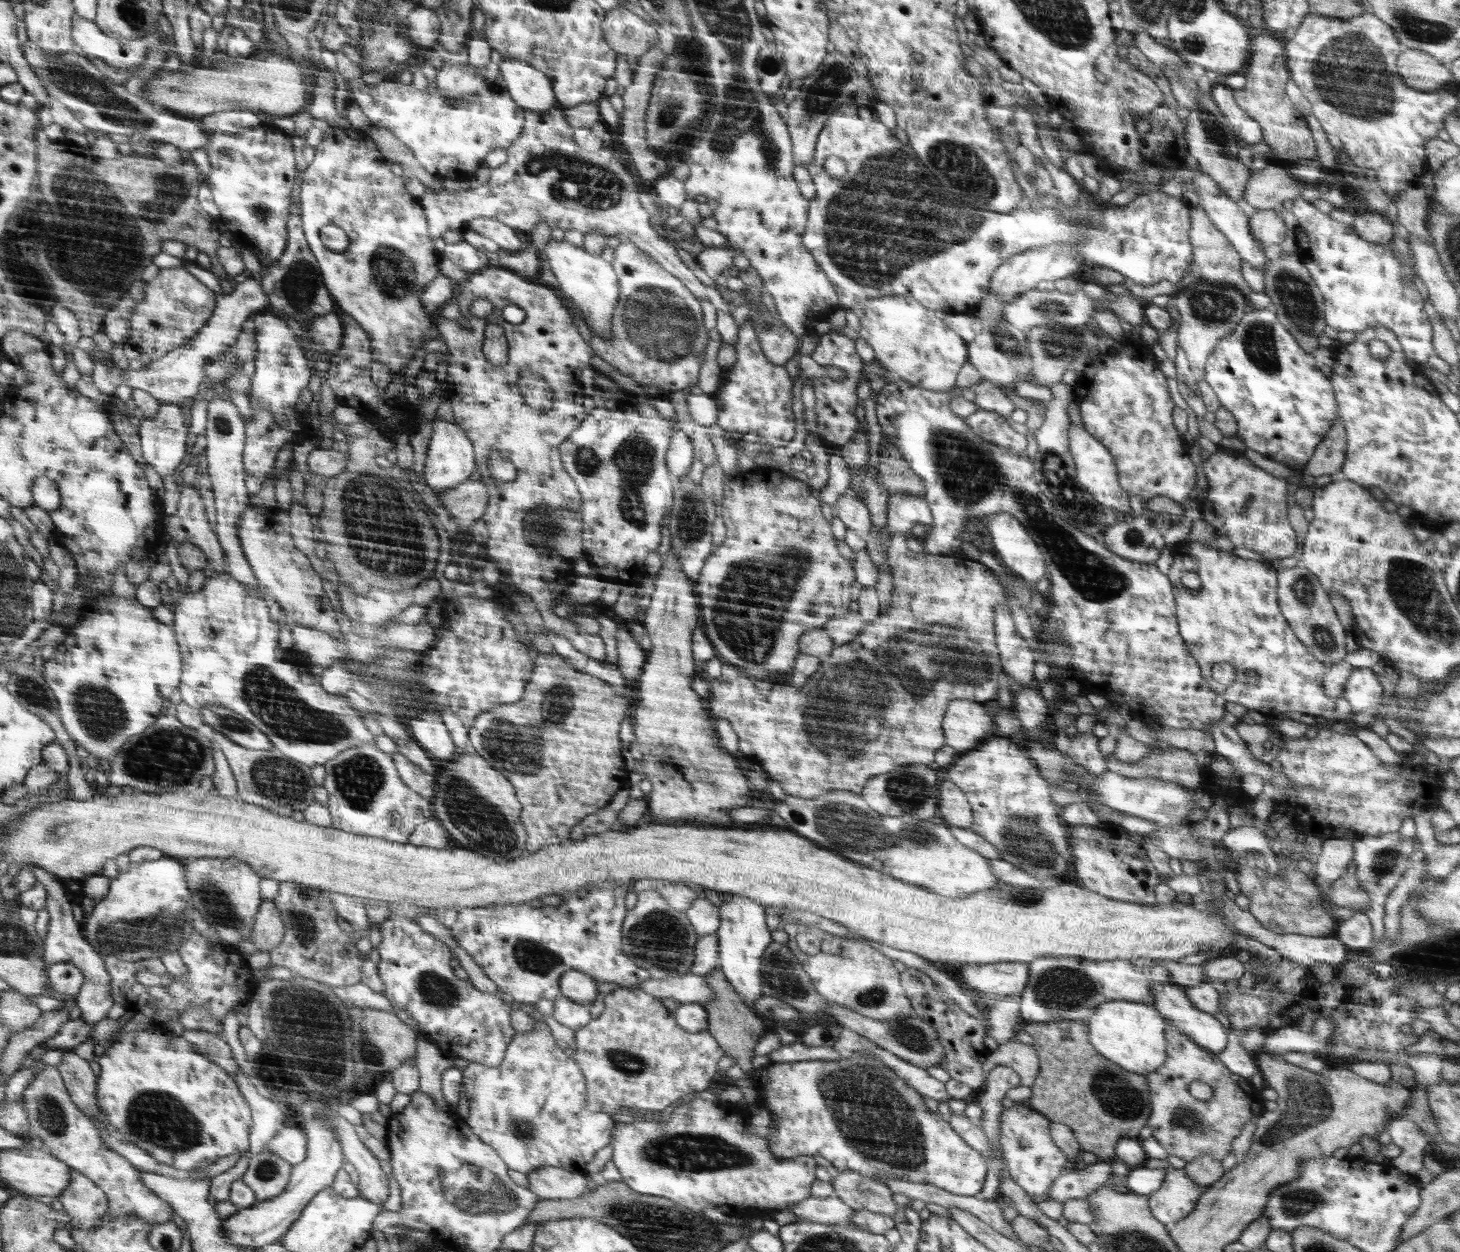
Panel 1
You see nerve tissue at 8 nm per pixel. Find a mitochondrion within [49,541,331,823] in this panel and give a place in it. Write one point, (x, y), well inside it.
(165, 757)

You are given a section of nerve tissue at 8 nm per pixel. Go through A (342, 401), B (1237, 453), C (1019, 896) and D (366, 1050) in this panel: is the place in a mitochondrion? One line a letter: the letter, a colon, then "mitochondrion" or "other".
A: other
B: other
C: mitochondrion
D: mitochondrion

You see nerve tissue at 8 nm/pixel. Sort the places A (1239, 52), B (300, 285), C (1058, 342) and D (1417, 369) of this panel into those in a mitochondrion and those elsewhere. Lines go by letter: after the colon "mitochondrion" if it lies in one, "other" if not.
A: other
B: mitochondrion
C: mitochondrion
D: other

